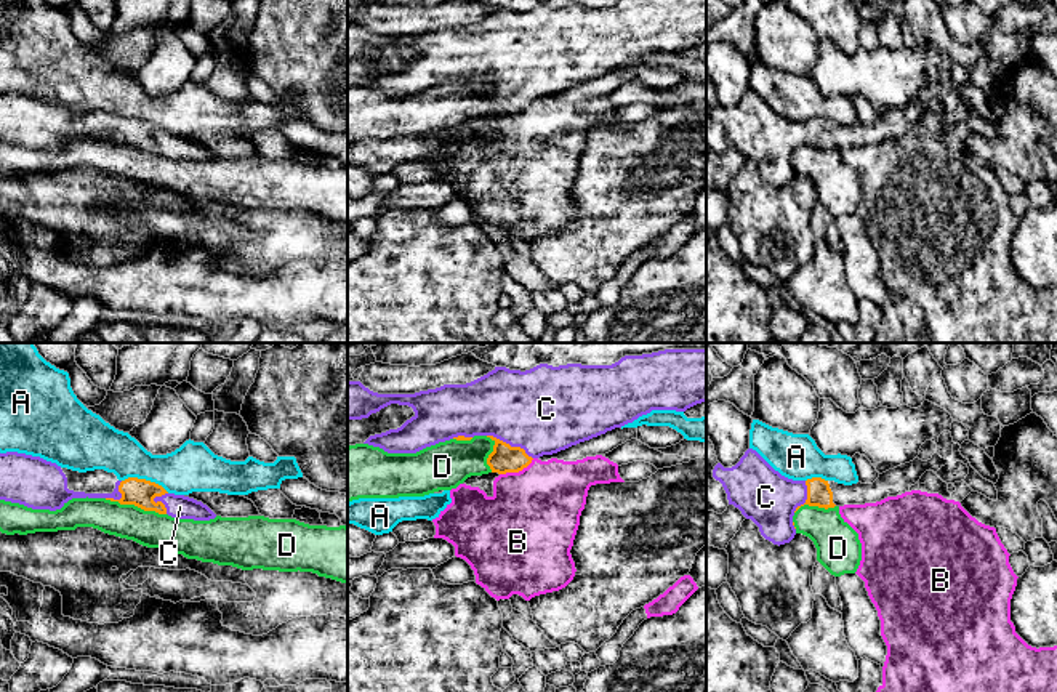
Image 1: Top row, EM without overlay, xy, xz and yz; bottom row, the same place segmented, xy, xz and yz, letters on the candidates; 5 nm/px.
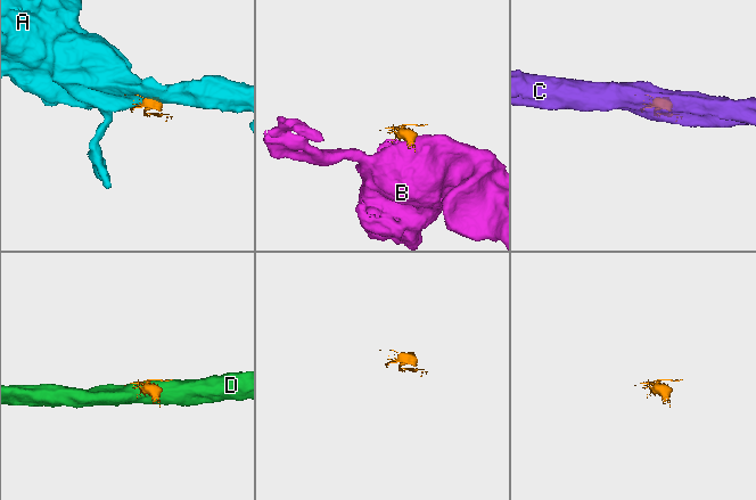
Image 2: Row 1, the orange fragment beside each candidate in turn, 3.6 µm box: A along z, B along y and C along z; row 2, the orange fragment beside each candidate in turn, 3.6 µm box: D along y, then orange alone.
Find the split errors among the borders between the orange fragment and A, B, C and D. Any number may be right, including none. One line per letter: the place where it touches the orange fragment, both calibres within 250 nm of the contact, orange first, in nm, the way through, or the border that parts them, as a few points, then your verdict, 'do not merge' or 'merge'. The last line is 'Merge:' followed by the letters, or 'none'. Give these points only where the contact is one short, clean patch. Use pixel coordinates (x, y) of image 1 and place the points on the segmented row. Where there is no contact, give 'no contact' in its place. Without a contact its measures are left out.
A: contact xy (144, 479); calibres 140 and 240 nm; do not merge
B: contact xz (516, 471); calibres 140 and 460 nm; border xz (534, 458), (518, 471), (500, 474); do not merge
C: contact xz (508, 444); calibres 140 and 440 nm; do not merge
D: contact xy (135, 505); calibres 140 and 180 nm; do not merge
Merge: none

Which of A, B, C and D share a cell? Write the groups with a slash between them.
A / B / C / D

